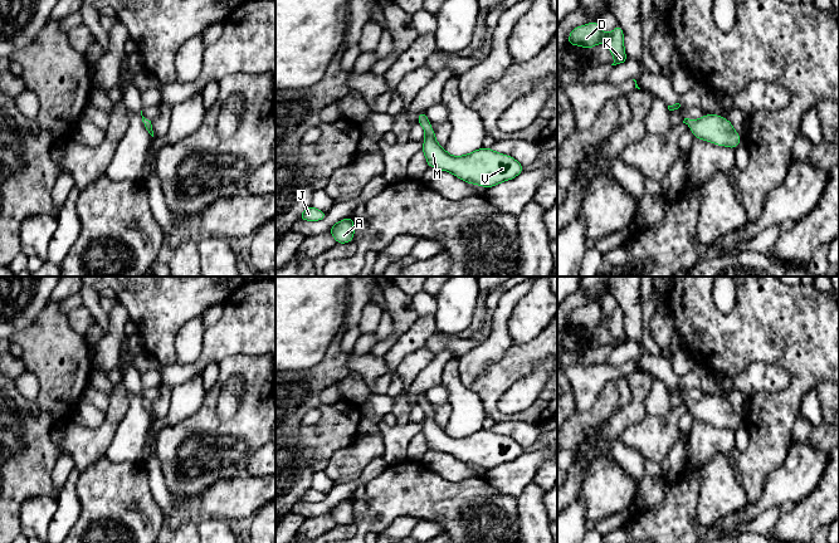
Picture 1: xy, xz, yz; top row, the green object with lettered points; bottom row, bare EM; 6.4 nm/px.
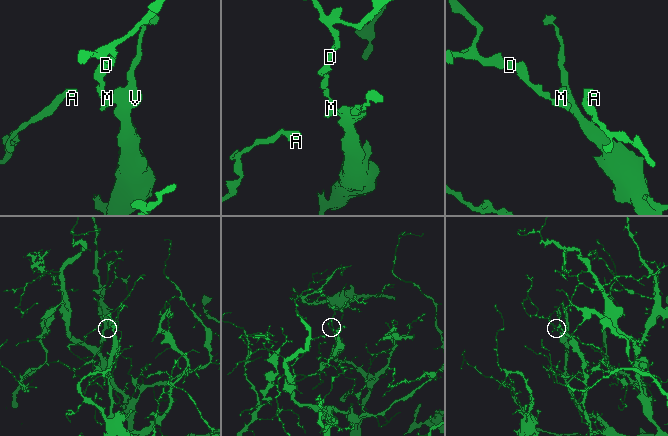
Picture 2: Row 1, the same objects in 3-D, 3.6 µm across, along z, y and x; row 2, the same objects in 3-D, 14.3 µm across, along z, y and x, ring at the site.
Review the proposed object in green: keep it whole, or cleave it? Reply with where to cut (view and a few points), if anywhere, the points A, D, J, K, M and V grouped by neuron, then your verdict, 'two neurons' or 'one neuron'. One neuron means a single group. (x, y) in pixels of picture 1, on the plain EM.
no cut; A D J K M V; one neuron

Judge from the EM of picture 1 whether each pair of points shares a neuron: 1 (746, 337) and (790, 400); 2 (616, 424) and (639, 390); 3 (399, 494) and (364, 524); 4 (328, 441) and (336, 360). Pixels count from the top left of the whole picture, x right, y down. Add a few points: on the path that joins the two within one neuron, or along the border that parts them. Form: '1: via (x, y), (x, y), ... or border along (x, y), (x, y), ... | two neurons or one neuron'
1: via (765, 341), (799, 375), (799, 381) | one neuron
2: via (625, 415), (638, 402), (638, 399) | one neuron
3: via (390, 498), (372, 515) | one neuron
4: via (338, 420), (315, 400), (315, 383), (317, 381) | one neuron

